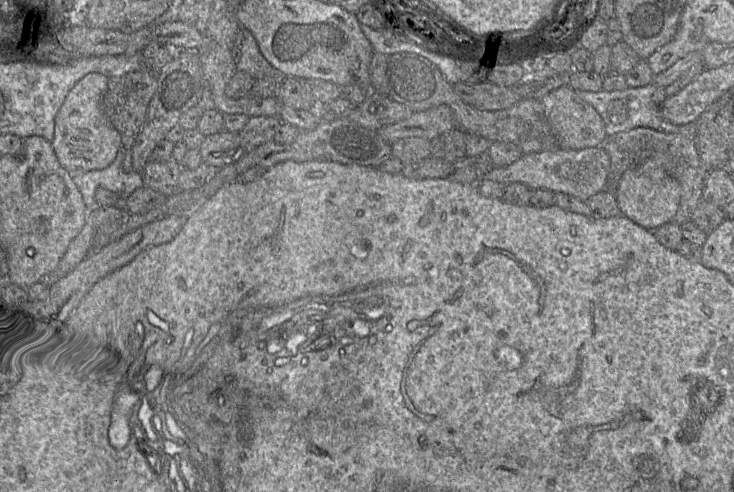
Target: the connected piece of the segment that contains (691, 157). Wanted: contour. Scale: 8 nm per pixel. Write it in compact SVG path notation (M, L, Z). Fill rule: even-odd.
M636 127L608 136L601 146L610 157L610 186L606 189L615 191L618 180L627 169L642 162L655 162L668 175L675 178L681 187L679 207L671 222L682 225L691 219L694 210L702 200L705 179L708 174L693 138L680 133L666 133L648 127Z

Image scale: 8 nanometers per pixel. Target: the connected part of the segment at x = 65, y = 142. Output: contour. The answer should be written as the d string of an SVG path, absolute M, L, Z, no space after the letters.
M92 72L80 79L68 92L52 121L51 149L60 169L68 175L77 175L109 166L119 150L120 134L106 119L102 110L102 98L108 88L107 76Z

